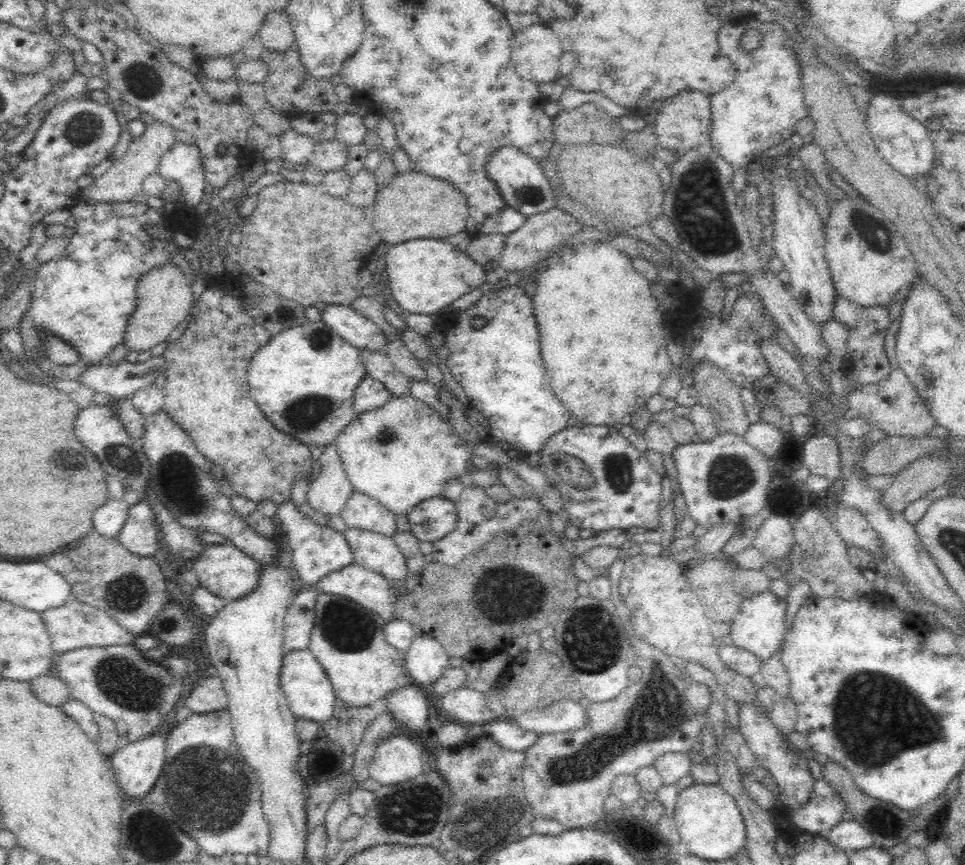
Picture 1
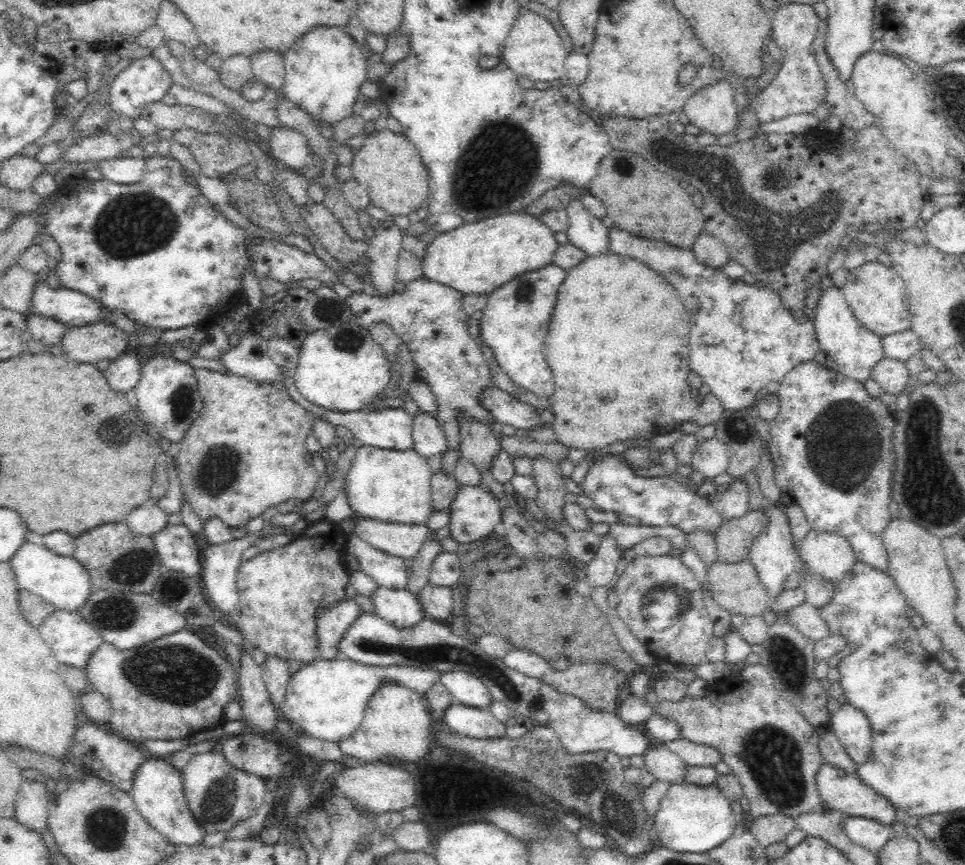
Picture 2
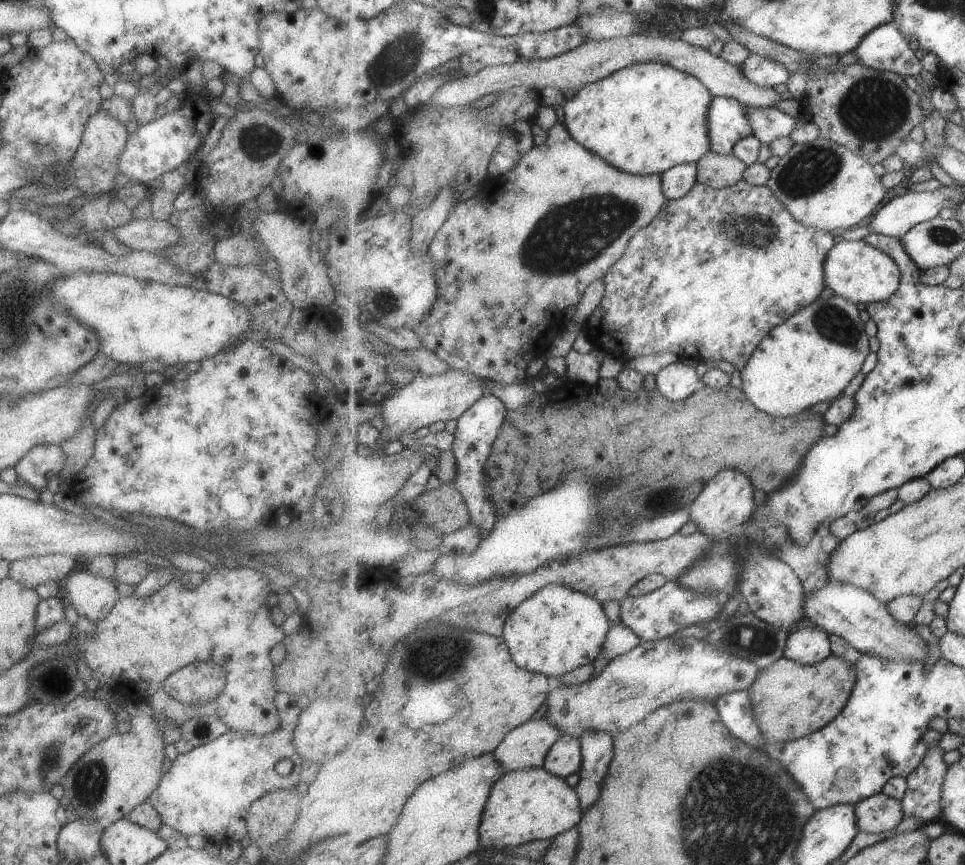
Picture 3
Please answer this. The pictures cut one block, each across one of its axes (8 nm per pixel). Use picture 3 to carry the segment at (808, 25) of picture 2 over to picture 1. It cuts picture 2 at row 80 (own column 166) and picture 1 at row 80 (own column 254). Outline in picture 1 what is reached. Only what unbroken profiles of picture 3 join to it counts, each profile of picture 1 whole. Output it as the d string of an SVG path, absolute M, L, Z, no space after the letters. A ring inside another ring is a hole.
M748 20L748 24L728 23L721 26L717 34L720 51L730 59L736 72L735 79L726 88L708 95L711 110L711 133L708 140L716 149L716 155L724 158L735 168L761 158L773 146L780 144L783 140L788 140L795 134L796 123L807 117L802 83L800 83L800 64L797 56L789 47L786 36L787 32L784 31L782 24L758 22L758 20ZM747 28L761 32L764 39L762 46L750 54L743 52L739 46L740 36Z

